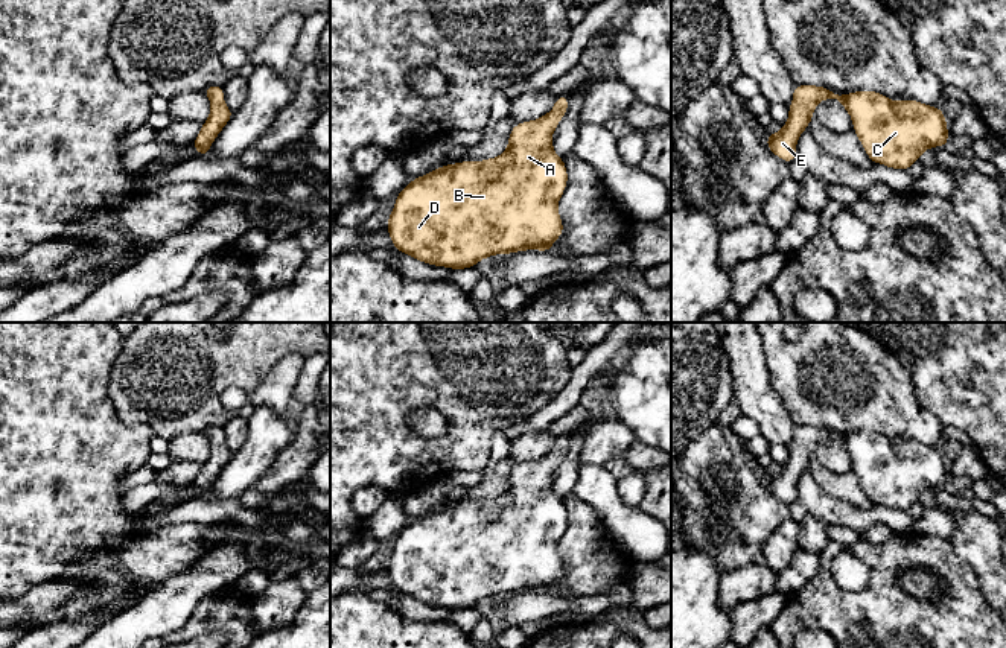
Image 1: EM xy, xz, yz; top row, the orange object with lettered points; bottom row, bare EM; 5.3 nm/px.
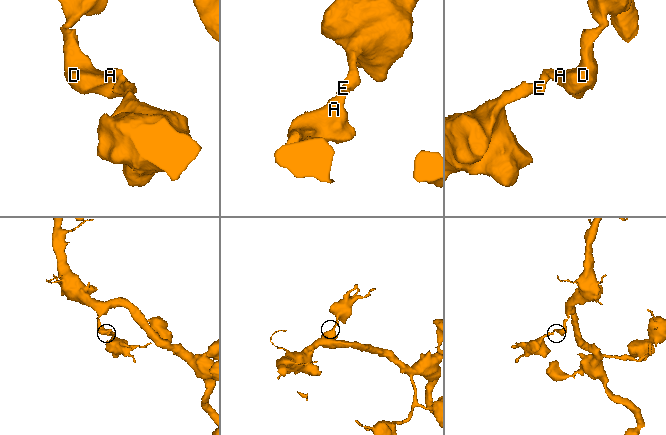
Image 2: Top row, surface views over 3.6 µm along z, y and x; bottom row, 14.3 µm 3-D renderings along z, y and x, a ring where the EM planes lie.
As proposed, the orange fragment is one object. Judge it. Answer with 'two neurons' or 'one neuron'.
one neuron

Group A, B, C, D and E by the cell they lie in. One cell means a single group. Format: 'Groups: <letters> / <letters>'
Groups: A B C D E

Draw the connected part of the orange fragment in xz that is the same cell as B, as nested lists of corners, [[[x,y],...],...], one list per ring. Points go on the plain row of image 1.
[[[568,435],[556,440],[554,449],[537,461],[513,467],[502,496],[484,502],[444,505],[403,528],[388,558],[387,570],[396,592],[434,607],[449,610],[473,608],[479,601],[495,595],[517,592],[551,592],[552,583],[563,575],[557,546],[568,525],[563,499],[552,490],[552,473],[568,452]]]

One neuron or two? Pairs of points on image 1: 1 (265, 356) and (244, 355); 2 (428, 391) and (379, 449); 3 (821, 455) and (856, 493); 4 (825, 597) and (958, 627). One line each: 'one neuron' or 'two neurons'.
1: one neuron
2: one neuron
3: two neurons
4: one neuron

